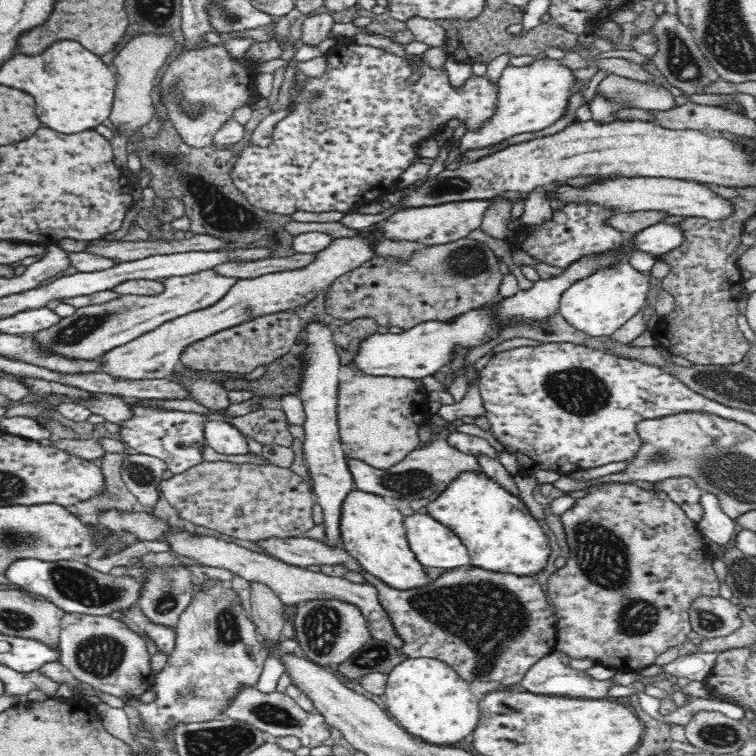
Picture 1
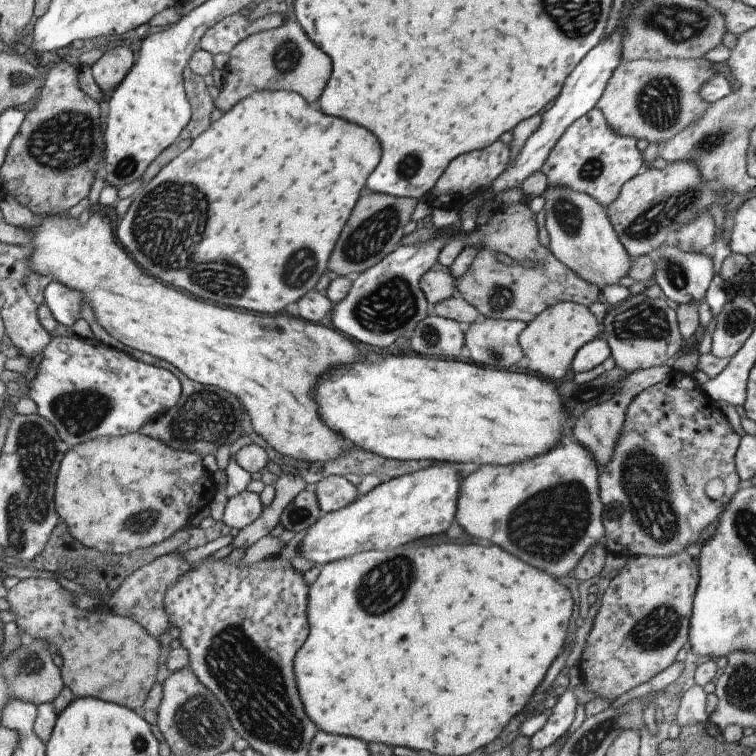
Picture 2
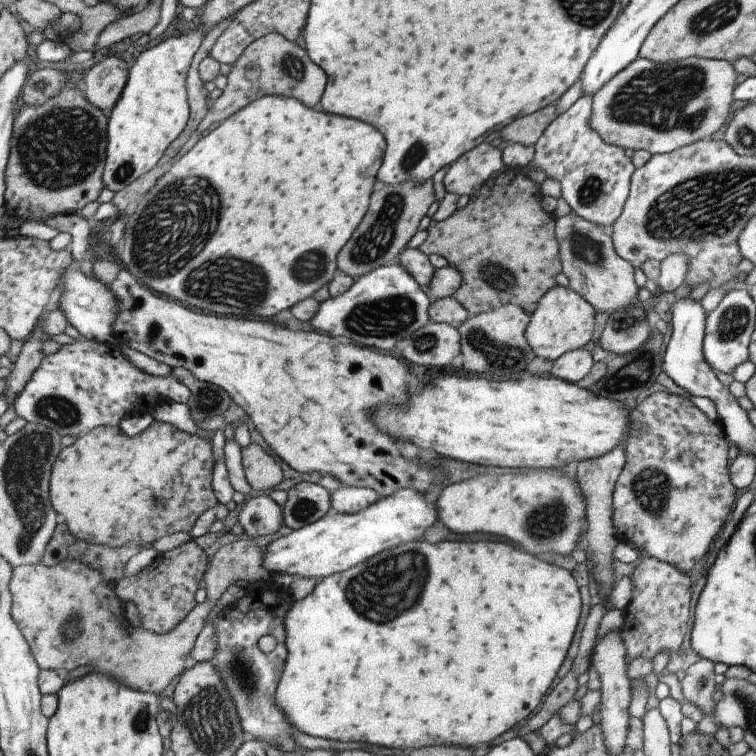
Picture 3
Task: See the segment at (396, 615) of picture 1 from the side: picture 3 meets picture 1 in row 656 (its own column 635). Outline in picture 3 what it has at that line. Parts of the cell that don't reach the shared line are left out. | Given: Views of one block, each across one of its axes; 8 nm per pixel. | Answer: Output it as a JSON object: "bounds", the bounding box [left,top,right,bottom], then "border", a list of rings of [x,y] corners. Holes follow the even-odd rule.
{"bounds":[612,392,738,572],"border":[[[654,392],[654,394],[650,394],[648,398],[642,400],[641,404],[630,411],[630,420],[632,420],[632,426],[630,426],[630,434],[628,434],[625,443],[625,464],[622,472],[620,472],[620,476],[618,476],[618,481],[612,494],[612,522],[614,522],[616,538],[619,541],[634,542],[640,548],[640,552],[646,550],[651,557],[667,564],[672,564],[672,566],[676,566],[680,570],[684,570],[684,572],[690,572],[696,566],[696,563],[700,562],[709,551],[710,544],[712,544],[716,534],[724,526],[726,518],[736,500],[738,488],[730,481],[728,440],[726,440],[724,430],[714,414],[711,418],[708,418],[702,410],[699,410],[693,404],[690,398],[682,398],[678,395],[668,394],[668,392]]]}

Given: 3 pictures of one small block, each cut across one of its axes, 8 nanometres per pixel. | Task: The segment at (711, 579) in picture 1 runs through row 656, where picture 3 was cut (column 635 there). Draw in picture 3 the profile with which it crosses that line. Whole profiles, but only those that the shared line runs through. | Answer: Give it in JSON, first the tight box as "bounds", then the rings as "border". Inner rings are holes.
{"bounds":[619,557,695,664],"border":[[[650,557],[644,558],[630,575],[634,589],[630,602],[624,609],[624,625],[619,630],[620,638],[626,648],[626,664],[635,658],[648,659],[652,662],[655,655],[662,651],[669,656],[675,656],[684,641],[690,620],[690,602],[695,585],[690,578],[690,572],[684,572],[672,564]]]}

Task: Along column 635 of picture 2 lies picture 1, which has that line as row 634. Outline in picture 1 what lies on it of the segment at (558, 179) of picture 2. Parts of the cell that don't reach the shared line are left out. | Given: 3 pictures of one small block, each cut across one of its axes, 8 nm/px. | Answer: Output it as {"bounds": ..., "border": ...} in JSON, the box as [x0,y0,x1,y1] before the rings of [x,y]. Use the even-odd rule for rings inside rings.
{"bounds":[120,604,176,657],"border":[[[137,604],[121,610],[120,620],[142,638],[154,642],[158,651],[170,657],[176,647],[175,628],[168,625],[156,624],[150,617],[144,615],[144,611]]]}

